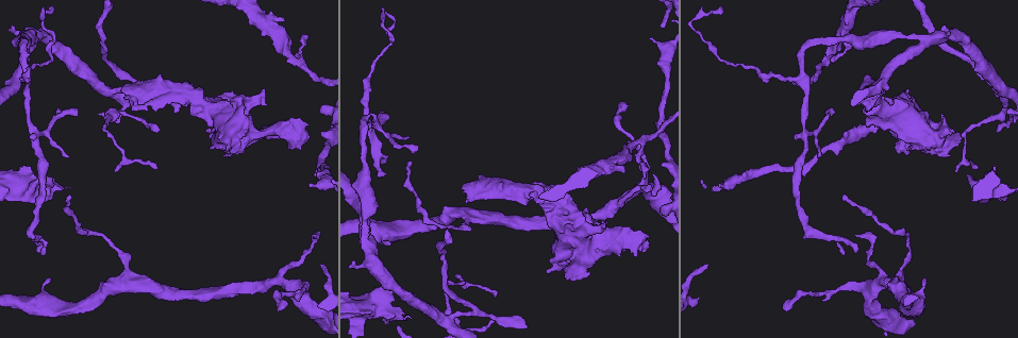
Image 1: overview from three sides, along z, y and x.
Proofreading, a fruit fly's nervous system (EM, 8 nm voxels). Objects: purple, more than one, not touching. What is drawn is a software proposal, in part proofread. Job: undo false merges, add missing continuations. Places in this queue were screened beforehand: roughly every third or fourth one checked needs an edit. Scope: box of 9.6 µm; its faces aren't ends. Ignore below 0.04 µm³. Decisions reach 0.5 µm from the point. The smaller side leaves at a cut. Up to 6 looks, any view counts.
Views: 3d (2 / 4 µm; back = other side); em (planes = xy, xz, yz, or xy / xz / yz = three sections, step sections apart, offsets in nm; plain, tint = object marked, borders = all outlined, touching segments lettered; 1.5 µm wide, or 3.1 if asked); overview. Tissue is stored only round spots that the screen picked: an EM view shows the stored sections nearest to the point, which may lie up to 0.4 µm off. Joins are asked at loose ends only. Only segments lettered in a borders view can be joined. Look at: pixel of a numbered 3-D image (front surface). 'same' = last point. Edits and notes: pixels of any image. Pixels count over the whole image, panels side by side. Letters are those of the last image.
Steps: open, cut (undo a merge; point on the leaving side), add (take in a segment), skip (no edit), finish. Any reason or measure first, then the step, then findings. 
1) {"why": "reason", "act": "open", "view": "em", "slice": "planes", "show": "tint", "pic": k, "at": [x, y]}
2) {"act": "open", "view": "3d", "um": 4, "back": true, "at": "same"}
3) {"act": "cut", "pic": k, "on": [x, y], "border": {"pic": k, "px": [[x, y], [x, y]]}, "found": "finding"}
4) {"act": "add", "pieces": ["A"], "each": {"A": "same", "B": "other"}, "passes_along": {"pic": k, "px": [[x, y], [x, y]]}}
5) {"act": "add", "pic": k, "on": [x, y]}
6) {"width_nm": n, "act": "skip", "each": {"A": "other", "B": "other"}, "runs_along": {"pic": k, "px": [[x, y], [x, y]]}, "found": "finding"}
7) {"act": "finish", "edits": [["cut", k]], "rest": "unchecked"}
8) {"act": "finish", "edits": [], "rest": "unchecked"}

{"why": "end of a long branch", "act": "open", "view": "3d", "um": 2, "pic": 1, "at": [621, 103]}

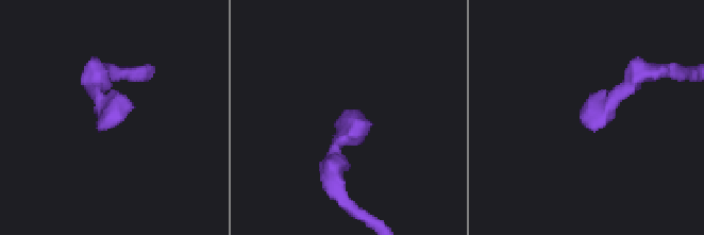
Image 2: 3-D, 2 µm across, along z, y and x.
{"why": "now the EM", "act": "open", "view": "em", "slice": "planes", "show": "borders", "pic": 2, "at": [350, 111]}

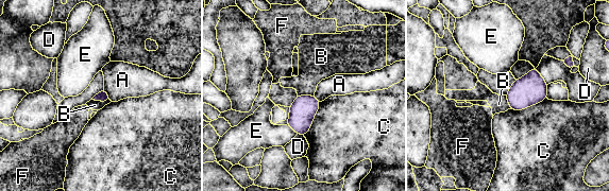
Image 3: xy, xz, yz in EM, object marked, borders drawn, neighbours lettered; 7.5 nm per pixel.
{"act": "skip", "each": {"A": "other", "B": "other", "C": "other", "D": "other", "E": "other", "F": "other"}, "border": {"pic": 3, "px": [[92, 99], [99, 102], [110, 101]]}, "found": "none of them fits"}

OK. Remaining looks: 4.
{"why": "branch stops here", "act": "open", "view": "3d", "um": 4, "pic": 1, "at": [384, 323]}

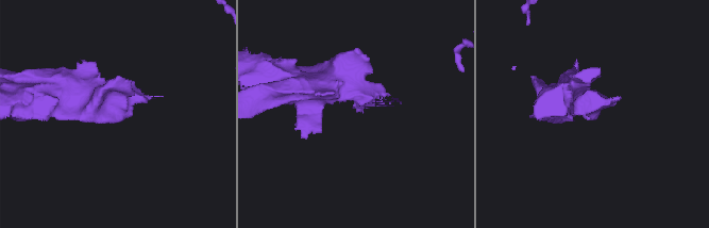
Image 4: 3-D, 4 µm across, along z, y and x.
{"act": "open", "view": "em", "slice": "planes", "show": "borders", "pic": 4, "at": [589, 118]}

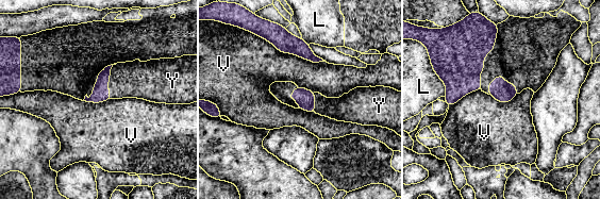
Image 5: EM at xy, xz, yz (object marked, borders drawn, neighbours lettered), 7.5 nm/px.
{"act": "add", "pic": 5, "on": [136, 79], "each": {"L": "other", "V": "other", "Y": "same"}, "found": "it goes on there"}

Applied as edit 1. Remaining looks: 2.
{"act": "finish", "edits": [["add", 5]], "rest": "unchecked"}

